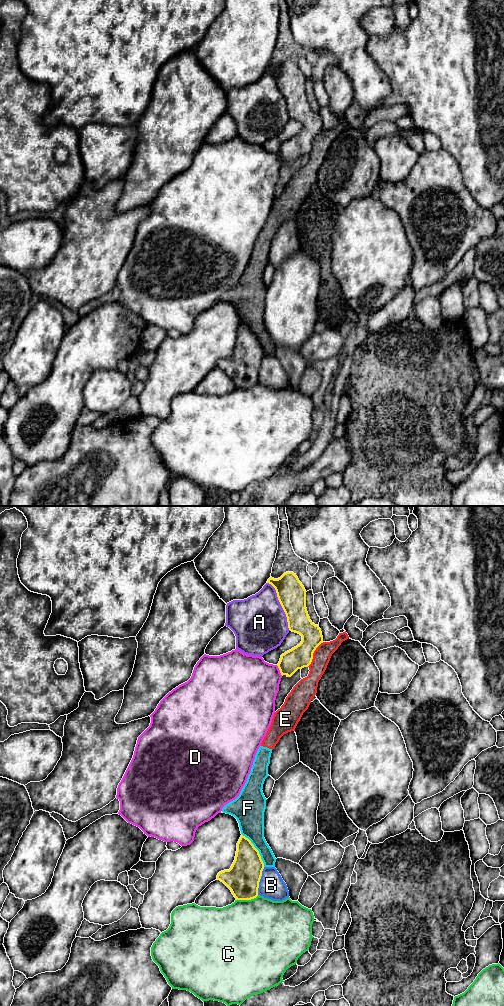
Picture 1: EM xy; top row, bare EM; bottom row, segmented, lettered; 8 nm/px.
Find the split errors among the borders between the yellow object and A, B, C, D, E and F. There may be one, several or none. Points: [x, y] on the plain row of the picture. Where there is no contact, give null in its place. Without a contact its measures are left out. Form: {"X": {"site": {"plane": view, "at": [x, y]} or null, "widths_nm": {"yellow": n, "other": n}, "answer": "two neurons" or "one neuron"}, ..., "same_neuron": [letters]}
{"A": {"site": {"plane": "xy", "at": [281, 93]}, "widths_nm": {"yellow": 220, "other": 440}, "answer": "two neurons"}, "B": {"site": {"plane": "xy", "at": [259, 369]}, "widths_nm": {"yellow": 260, "other": 200}, "answer": "two neurons"}, "C": {"site": {"plane": "xy", "at": [247, 387]}, "widths_nm": {"yellow": 260, "other": 500}, "answer": "two neurons"}, "D": {"site": {"plane": "xy", "at": [279, 157]}, "widths_nm": {"yellow": 180, "other": 420}, "answer": "two neurons"}, "E": {"site": {"plane": "xy", "at": [312, 142]}, "widths_nm": {"yellow": 180, "other": 140}, "answer": "two neurons"}, "F": {"site": {"plane": "xy", "at": [257, 338]}, "widths_nm": {"yellow": 260, "other": 200}, "answer": "two neurons"}, "same_neuron": []}

